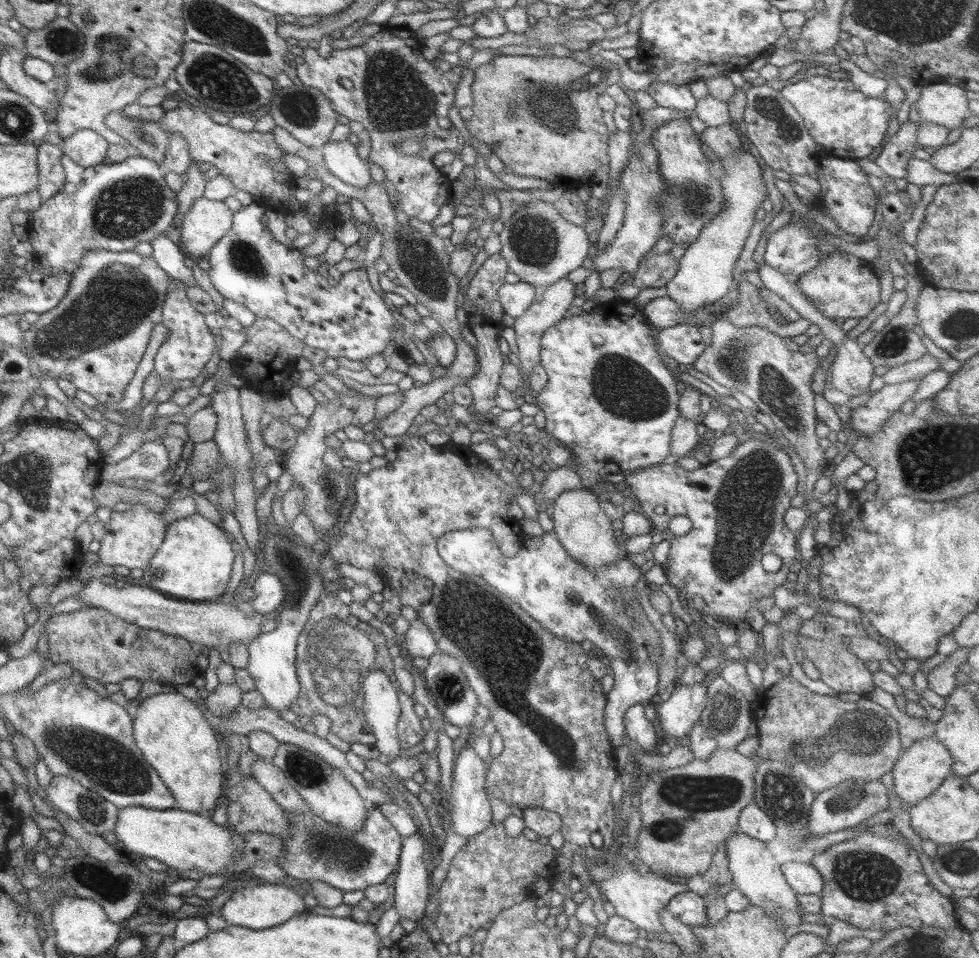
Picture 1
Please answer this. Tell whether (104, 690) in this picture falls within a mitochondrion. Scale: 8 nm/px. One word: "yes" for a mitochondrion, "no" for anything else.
no

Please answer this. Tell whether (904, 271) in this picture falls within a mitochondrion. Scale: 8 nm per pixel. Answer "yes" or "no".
no

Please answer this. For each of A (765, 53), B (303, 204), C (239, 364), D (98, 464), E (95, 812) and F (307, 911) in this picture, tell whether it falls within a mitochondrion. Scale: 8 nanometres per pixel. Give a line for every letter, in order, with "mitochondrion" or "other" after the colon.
A: other
B: other
C: other
D: other
E: mitochondrion
F: other

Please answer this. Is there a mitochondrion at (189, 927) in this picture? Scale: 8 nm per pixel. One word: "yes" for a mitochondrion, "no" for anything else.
no

